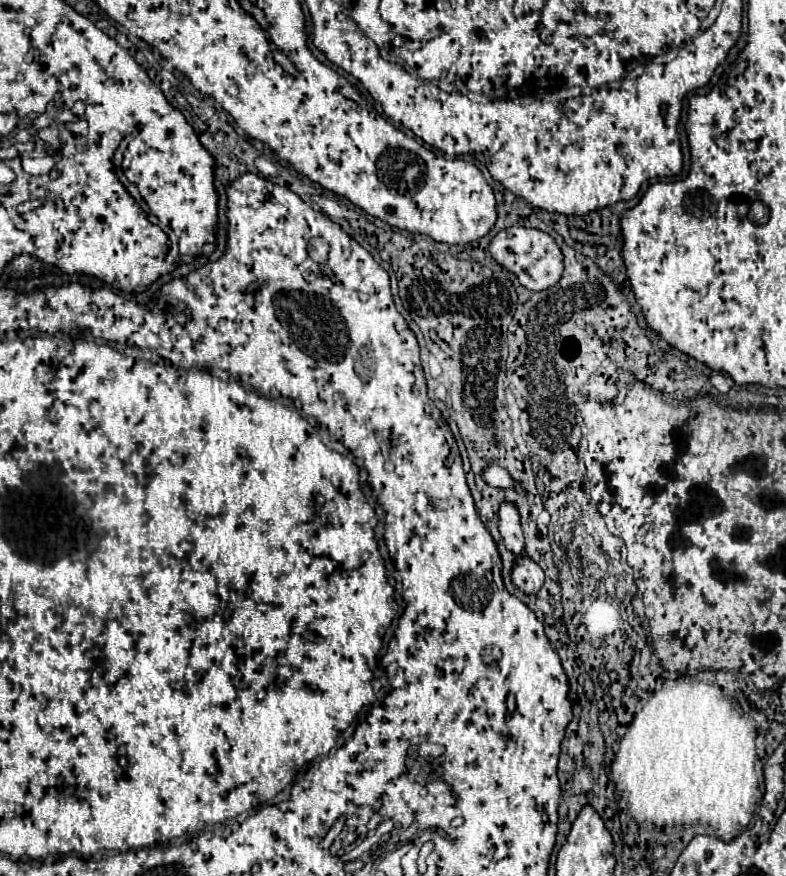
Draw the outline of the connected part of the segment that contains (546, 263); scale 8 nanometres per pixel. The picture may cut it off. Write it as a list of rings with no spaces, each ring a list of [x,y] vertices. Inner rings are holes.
[[[509,227],[499,231],[493,241],[489,243],[491,257],[505,267],[507,271],[515,273],[519,283],[527,287],[529,291],[543,291],[555,285],[561,279],[563,273],[563,255],[557,247],[555,239],[539,229],[527,229],[527,227]]]

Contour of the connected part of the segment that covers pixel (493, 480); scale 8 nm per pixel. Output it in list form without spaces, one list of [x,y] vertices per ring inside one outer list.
[[[489,465],[489,467],[483,471],[483,479],[485,479],[485,483],[491,485],[491,487],[503,487],[503,489],[515,487],[515,481],[511,479],[511,475],[509,475],[505,469],[497,467],[497,465]]]

